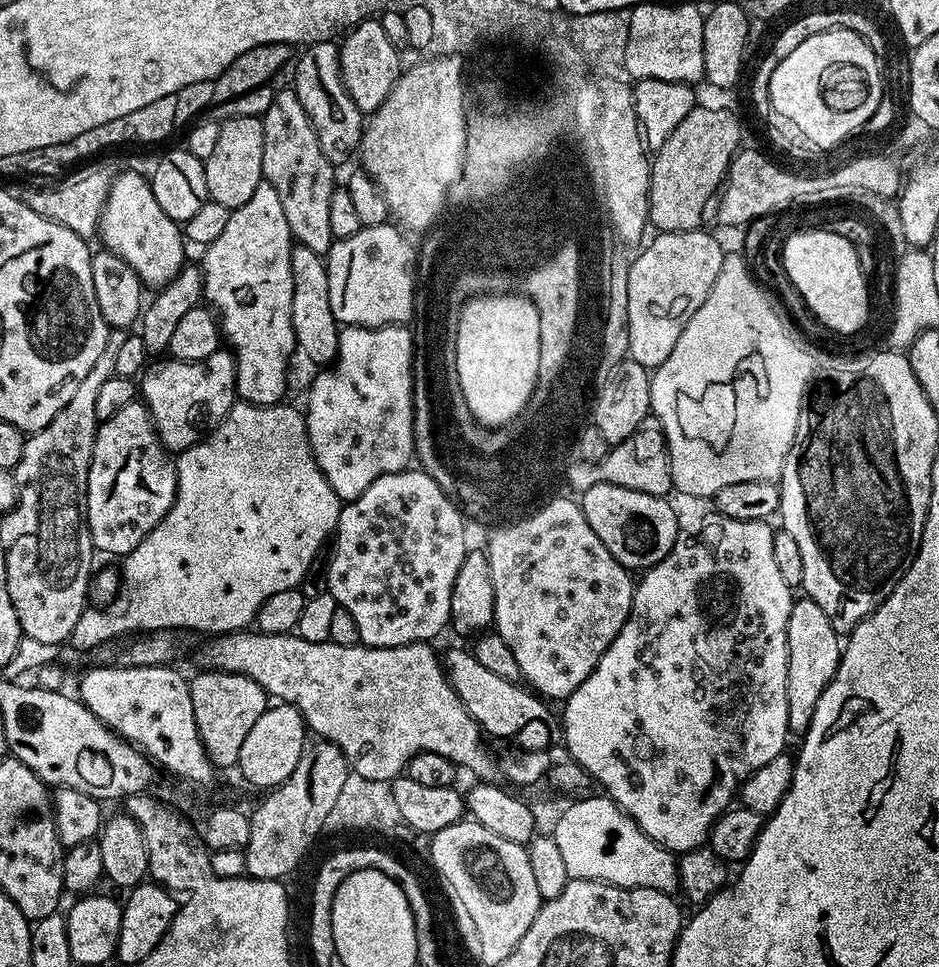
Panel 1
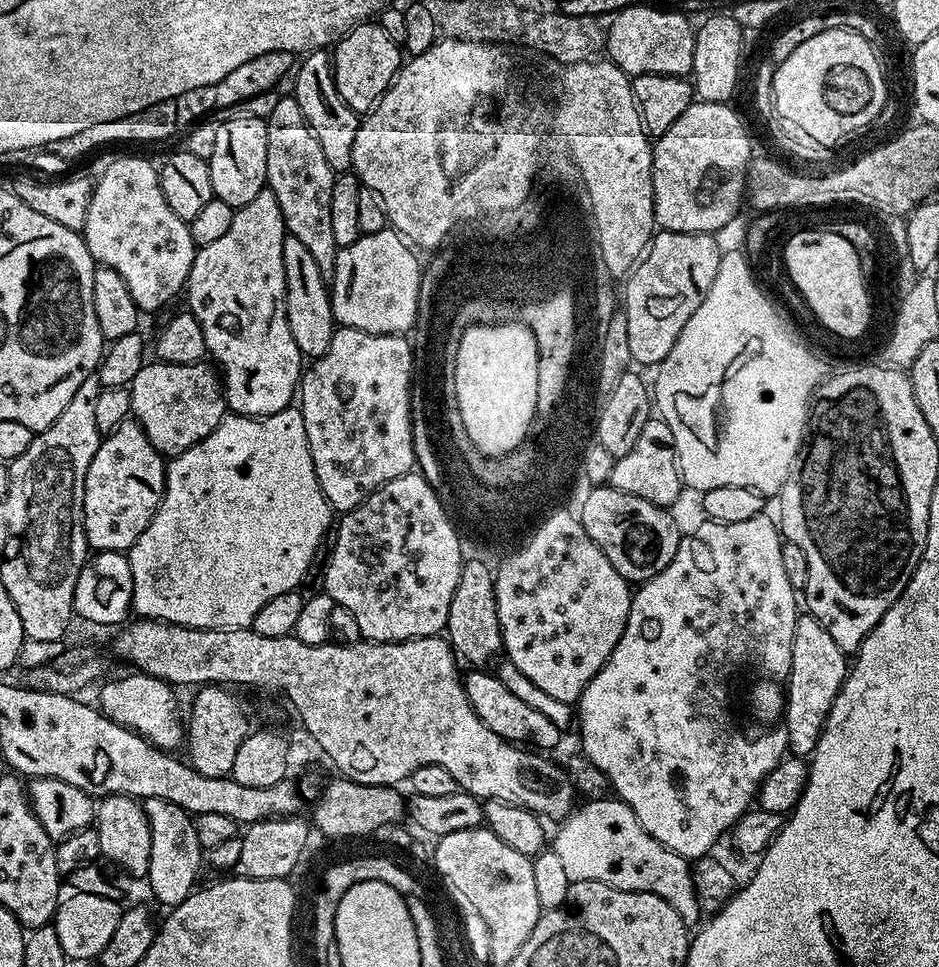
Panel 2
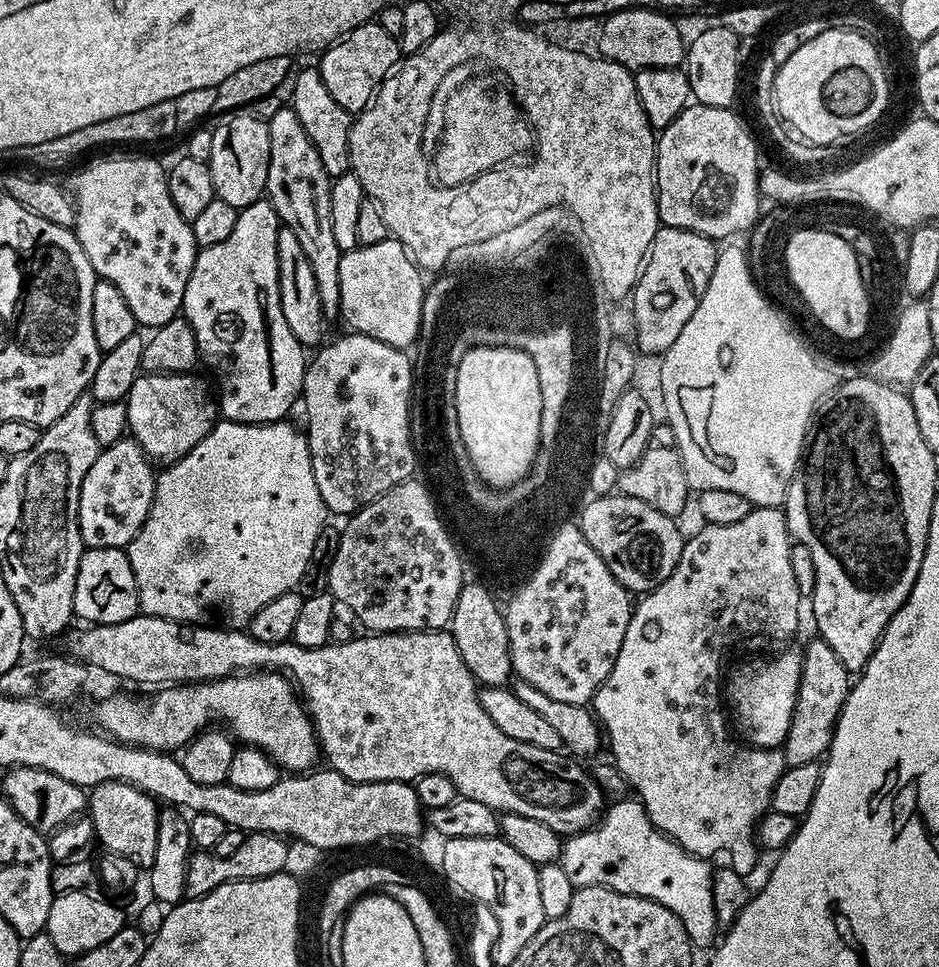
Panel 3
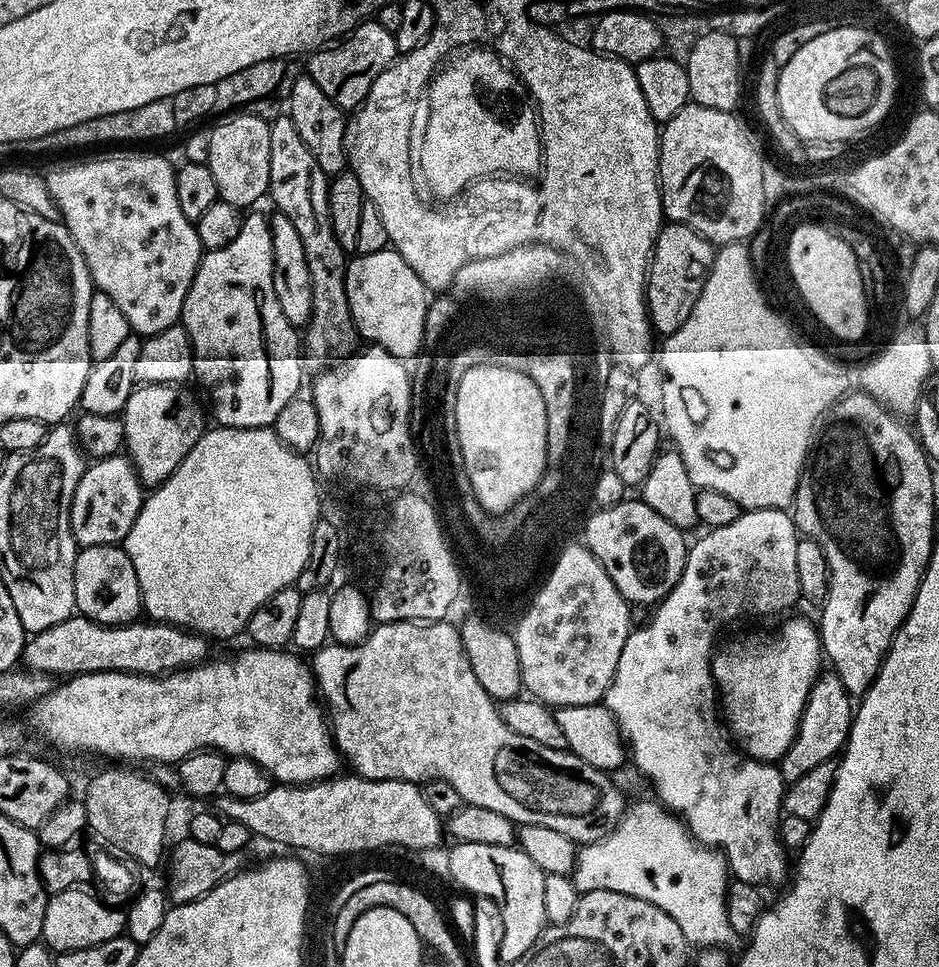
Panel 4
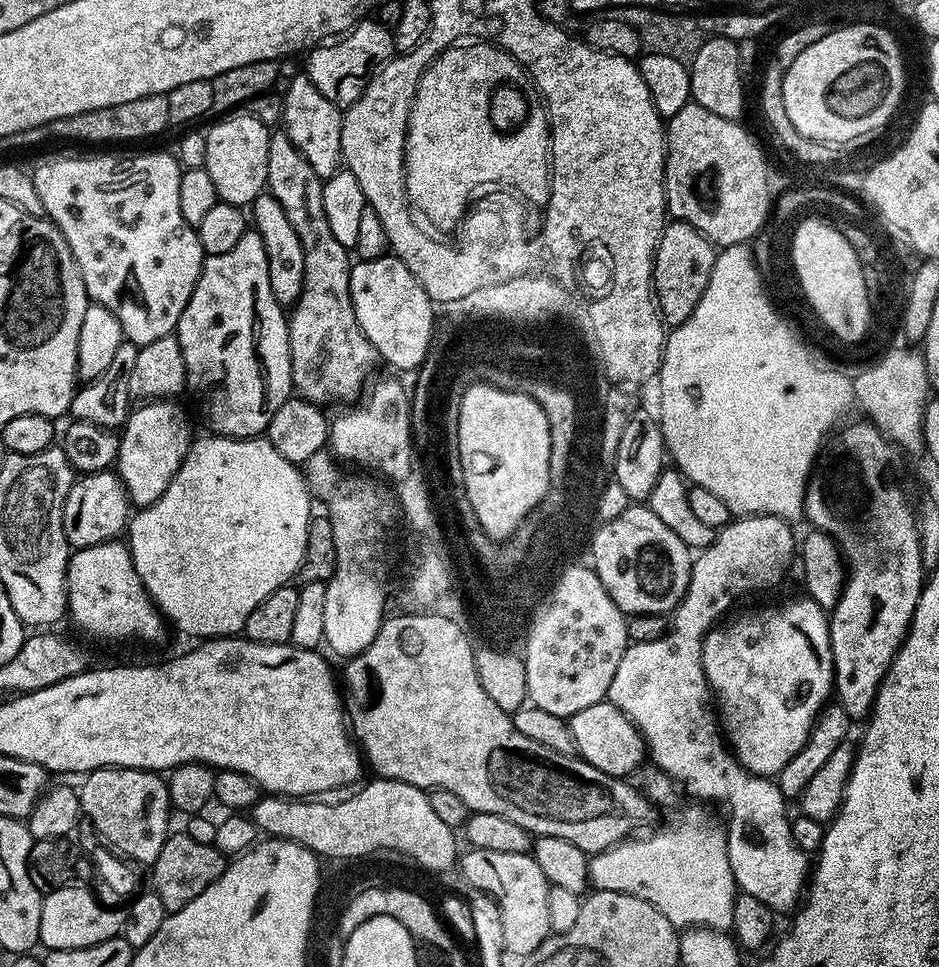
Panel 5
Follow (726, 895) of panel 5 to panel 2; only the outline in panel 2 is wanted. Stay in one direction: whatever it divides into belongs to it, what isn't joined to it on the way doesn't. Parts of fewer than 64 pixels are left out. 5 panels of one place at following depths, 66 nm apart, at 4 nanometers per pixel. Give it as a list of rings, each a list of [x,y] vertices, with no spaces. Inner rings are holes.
[[[605,798],[581,803],[561,824],[564,825],[556,832],[554,851],[558,854],[558,859],[564,863],[566,878],[578,882],[606,882],[606,886],[614,886],[618,890],[658,894],[666,898],[666,902],[670,902],[674,910],[678,910],[678,914],[689,926],[701,923],[700,898],[696,894],[696,887],[692,881],[689,861],[683,856],[674,854],[666,846],[662,846],[662,842],[650,838],[650,834],[642,830],[634,810],[630,810],[630,806],[623,800]]]

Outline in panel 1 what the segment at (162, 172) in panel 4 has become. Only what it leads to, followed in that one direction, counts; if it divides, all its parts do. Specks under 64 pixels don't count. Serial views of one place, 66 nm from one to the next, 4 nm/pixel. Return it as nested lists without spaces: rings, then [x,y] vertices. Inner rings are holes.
[[[124,172],[113,179],[102,210],[98,240],[104,243],[101,245],[107,251],[118,254],[118,258],[122,258],[134,274],[138,274],[145,289],[165,288],[186,267],[186,241],[181,225],[162,210],[145,173],[143,176],[140,172]]]

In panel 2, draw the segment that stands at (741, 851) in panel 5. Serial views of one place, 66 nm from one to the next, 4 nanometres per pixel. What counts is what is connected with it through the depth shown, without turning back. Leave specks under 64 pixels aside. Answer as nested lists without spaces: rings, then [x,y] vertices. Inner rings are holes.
[[[761,514],[754,518],[746,518],[746,522],[730,522],[729,524],[719,524],[713,520],[703,522],[692,533],[681,535],[680,545],[674,554],[674,558],[670,558],[670,566],[666,566],[666,570],[662,570],[654,578],[643,581],[635,589],[632,605],[630,606],[630,614],[626,622],[626,630],[622,630],[622,638],[618,642],[618,646],[614,646],[614,650],[610,654],[610,658],[602,666],[602,670],[591,680],[586,686],[586,690],[581,694],[578,701],[578,728],[580,724],[580,744],[582,747],[582,754],[590,762],[594,762],[594,766],[598,766],[598,770],[602,770],[602,774],[606,774],[611,791],[615,793],[619,799],[623,800],[625,804],[630,806],[630,810],[634,810],[634,814],[638,818],[638,822],[642,826],[642,830],[646,830],[646,834],[650,834],[650,838],[654,838],[658,842],[662,842],[662,846],[666,846],[674,854],[683,856],[689,862],[695,862],[701,856],[709,855],[713,851],[712,847],[716,844],[716,839],[720,835],[727,833],[738,822],[738,818],[742,818],[742,814],[747,812],[749,808],[753,807],[754,801],[757,799],[760,791],[760,784],[766,778],[766,774],[770,774],[770,770],[774,770],[774,766],[778,766],[780,759],[788,752],[788,735],[785,734],[783,727],[772,726],[767,730],[760,730],[764,732],[756,732],[751,736],[748,732],[743,732],[742,729],[736,725],[736,720],[732,717],[732,704],[728,701],[728,679],[735,674],[736,668],[753,668],[754,671],[760,672],[761,677],[764,678],[784,678],[787,677],[790,670],[790,650],[794,642],[794,626],[796,625],[796,618],[798,609],[796,609],[796,600],[798,604],[798,592],[790,586],[790,578],[786,578],[786,570],[782,567],[782,536],[778,531],[778,524],[775,519],[772,520],[768,514]]]

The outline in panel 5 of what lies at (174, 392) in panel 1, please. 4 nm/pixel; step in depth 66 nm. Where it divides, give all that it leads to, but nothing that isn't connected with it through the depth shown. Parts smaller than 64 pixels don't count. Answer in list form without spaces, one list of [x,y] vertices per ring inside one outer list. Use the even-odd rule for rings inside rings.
[[[175,399],[153,400],[133,407],[128,421],[119,433],[120,449],[114,471],[124,484],[128,499],[137,509],[148,508],[162,494],[178,474],[194,439],[188,412]]]

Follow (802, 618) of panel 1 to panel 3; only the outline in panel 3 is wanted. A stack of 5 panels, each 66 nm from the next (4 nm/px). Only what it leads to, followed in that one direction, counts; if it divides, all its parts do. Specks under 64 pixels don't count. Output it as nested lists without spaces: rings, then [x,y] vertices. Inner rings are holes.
[[[813,638],[805,648],[802,648],[802,674],[798,686],[798,698],[794,702],[790,730],[782,745],[787,767],[817,763],[827,753],[838,722],[838,714],[842,714],[842,706],[849,691],[850,673],[846,670],[846,666],[842,666],[842,662],[838,662],[838,654],[830,650],[826,641]]]

